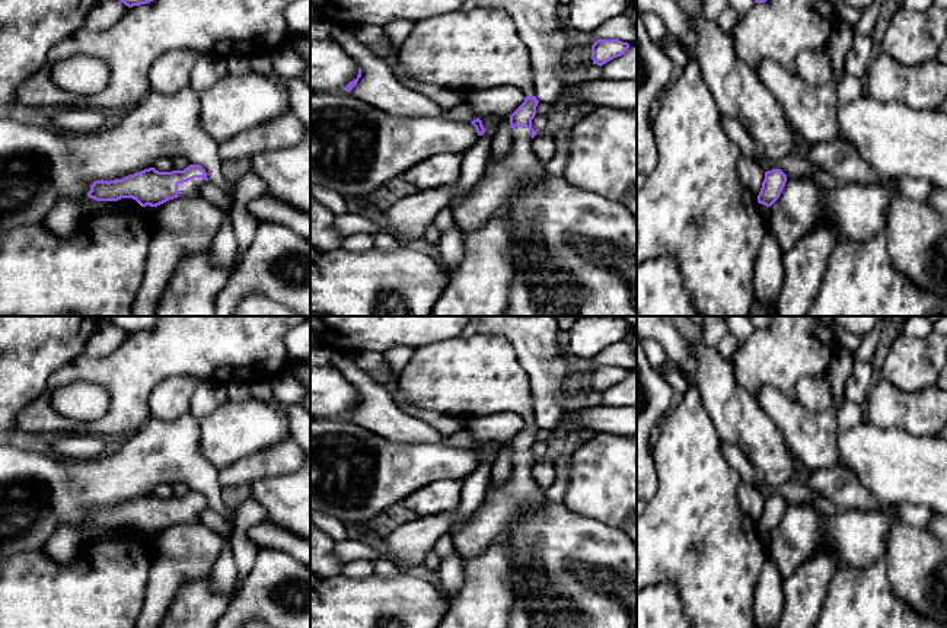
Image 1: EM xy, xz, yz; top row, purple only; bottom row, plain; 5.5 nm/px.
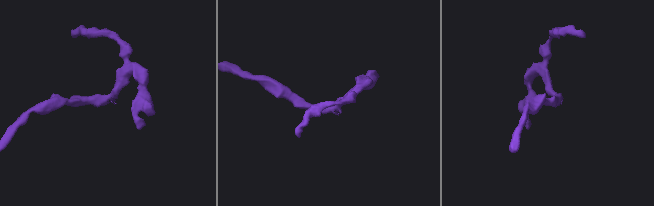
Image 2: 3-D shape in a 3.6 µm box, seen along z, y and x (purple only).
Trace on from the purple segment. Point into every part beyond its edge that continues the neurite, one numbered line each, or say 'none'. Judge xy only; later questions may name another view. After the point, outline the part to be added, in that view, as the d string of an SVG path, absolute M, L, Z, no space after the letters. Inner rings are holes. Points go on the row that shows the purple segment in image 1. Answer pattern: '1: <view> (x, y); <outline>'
1: xy (191, 188); M194 178L188 182L179 184L178 195L185 198L201 195L201 188L205 182L207 181L203 178Z

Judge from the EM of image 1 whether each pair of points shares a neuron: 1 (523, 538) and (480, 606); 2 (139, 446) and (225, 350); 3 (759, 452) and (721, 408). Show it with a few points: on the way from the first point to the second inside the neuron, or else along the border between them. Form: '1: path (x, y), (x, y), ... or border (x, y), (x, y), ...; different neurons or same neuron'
1: border (497, 539), (509, 548), (513, 592); different neurons
2: border (149, 415), (127, 437); different neurons
3: path (755, 442), (732, 418); same neuron

